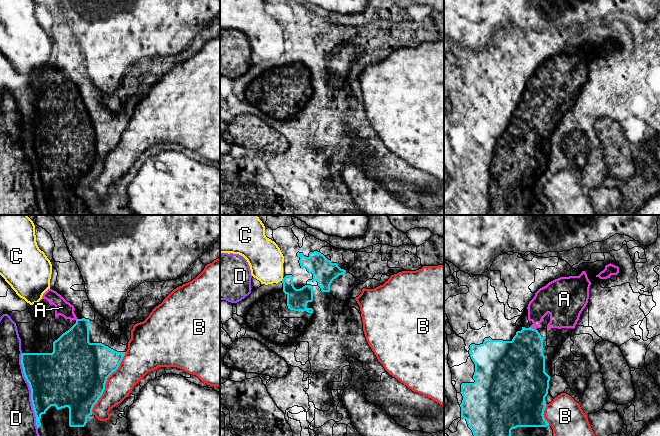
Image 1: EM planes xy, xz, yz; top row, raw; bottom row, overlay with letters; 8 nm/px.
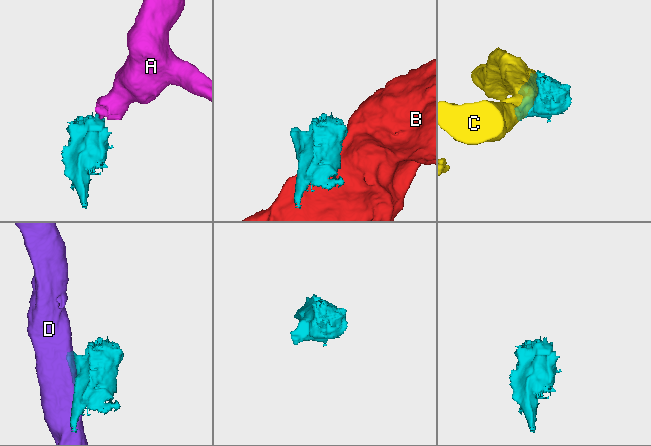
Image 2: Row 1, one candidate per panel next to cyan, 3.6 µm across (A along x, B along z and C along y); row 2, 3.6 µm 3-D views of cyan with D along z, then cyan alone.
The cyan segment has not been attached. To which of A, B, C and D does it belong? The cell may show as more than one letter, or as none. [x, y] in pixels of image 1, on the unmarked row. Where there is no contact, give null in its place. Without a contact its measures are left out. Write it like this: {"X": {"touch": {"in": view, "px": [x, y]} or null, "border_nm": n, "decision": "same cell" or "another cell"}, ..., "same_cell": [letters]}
{"A": {"touch": {"in": "yz", "px": [532, 104]}, "border_nm": 50, "decision": "same cell"}, "B": {"touch": {"in": "xy", "px": [105, 159]}, "border_nm": 550, "decision": "another cell"}, "C": {"touch": {"in": "xz", "px": [282, 55]}, "border_nm": 30, "decision": "another cell"}, "D": {"touch": {"in": "xy", "px": [31, 167]}, "border_nm": 600, "decision": "another cell"}, "same_cell": ["A"]}

